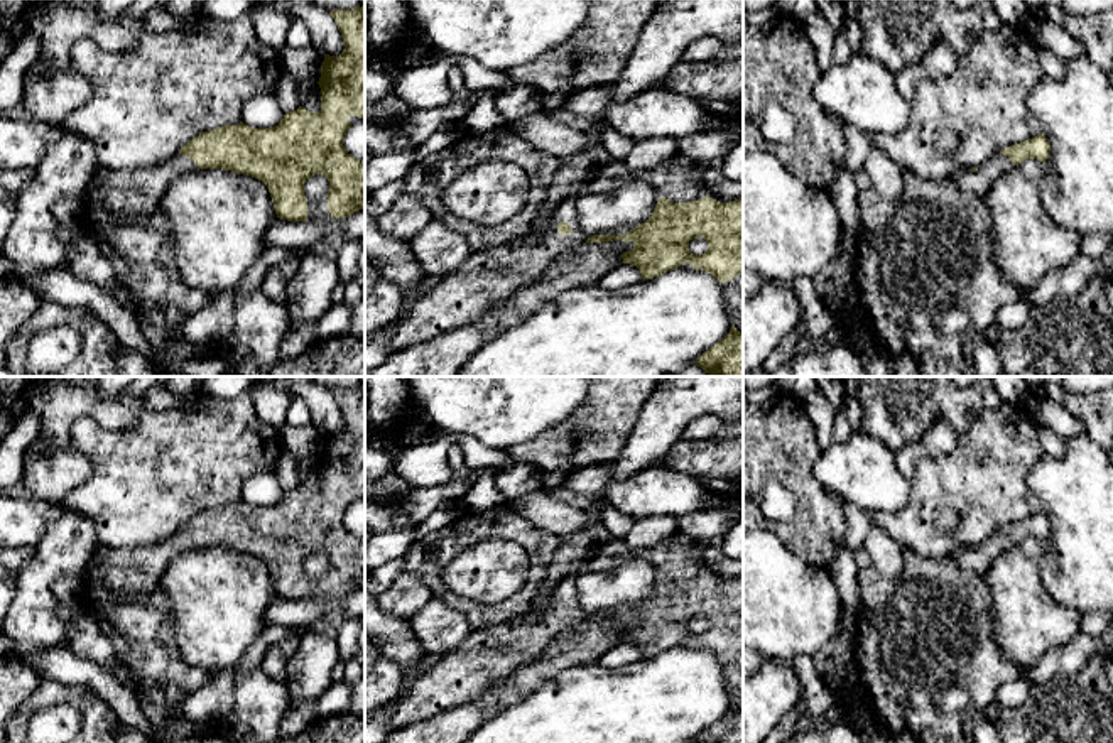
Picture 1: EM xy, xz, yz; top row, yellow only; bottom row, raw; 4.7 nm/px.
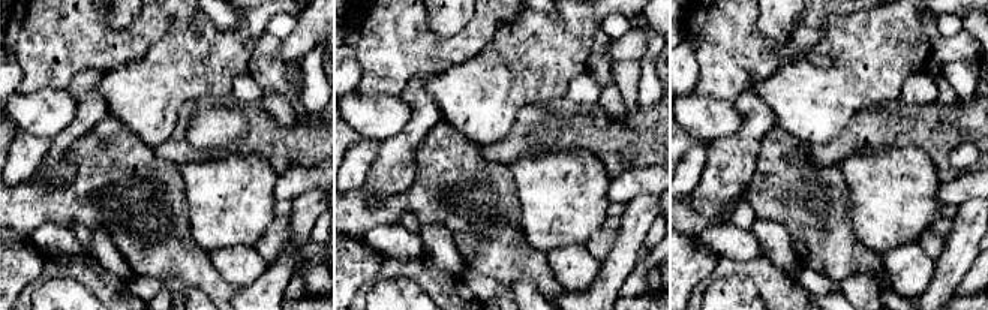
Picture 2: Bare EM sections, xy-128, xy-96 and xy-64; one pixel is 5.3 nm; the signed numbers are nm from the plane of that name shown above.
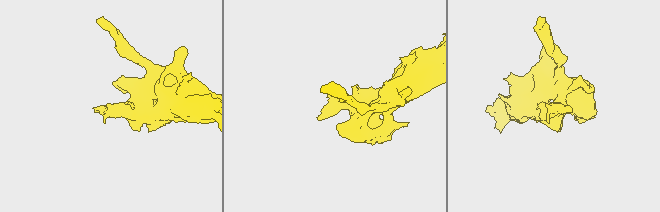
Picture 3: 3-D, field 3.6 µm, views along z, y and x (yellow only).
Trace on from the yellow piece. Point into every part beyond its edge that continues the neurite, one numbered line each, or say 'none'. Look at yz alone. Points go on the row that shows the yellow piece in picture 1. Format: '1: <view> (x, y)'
1: yz (978, 183)

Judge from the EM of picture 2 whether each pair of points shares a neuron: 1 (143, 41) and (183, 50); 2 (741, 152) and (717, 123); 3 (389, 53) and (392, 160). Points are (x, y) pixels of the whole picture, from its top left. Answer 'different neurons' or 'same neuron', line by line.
1: different neurons
2: different neurons
3: different neurons

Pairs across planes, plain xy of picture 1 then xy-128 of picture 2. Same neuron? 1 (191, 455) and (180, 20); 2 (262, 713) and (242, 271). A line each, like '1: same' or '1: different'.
1: different
2: same

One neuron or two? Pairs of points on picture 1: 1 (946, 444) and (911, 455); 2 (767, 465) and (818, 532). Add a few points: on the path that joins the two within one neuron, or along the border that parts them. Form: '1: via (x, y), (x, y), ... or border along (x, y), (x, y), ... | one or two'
1: via (938, 444), (919, 450) | one
2: via (787, 473), (811, 497), (816, 512) | one

